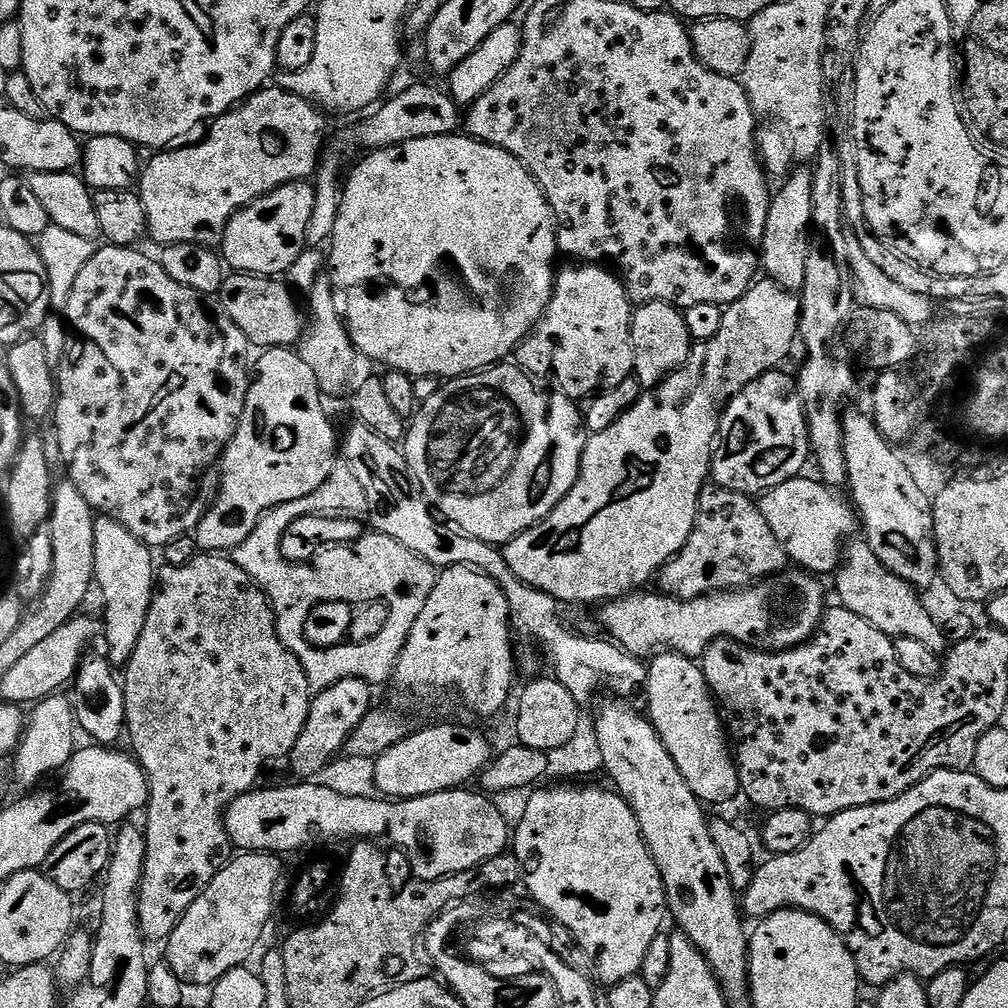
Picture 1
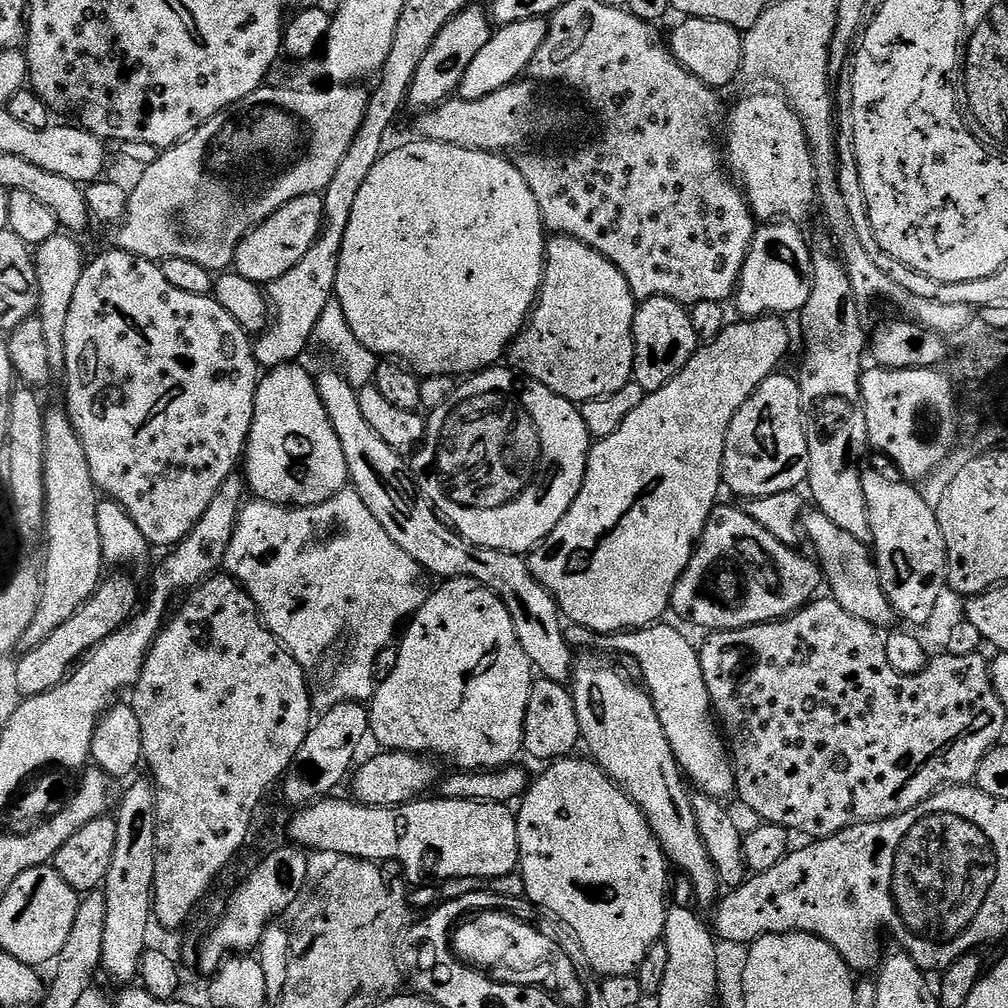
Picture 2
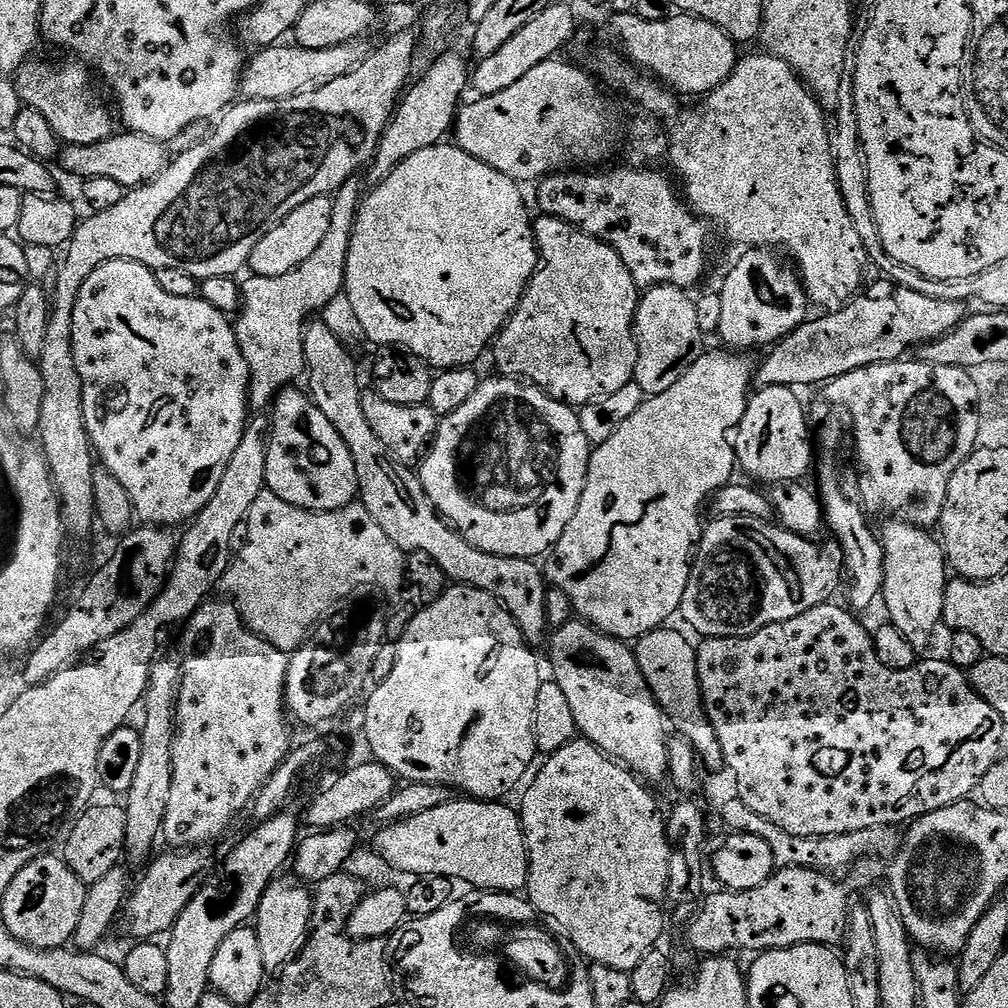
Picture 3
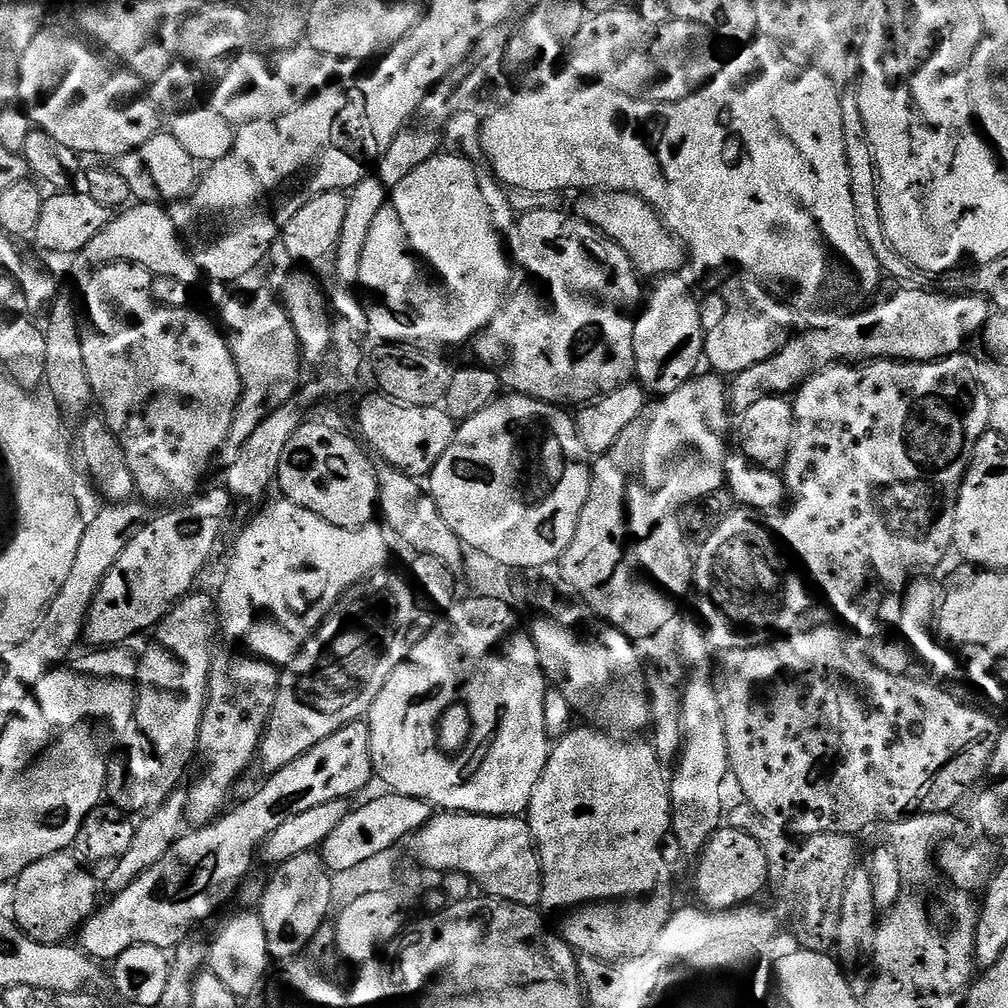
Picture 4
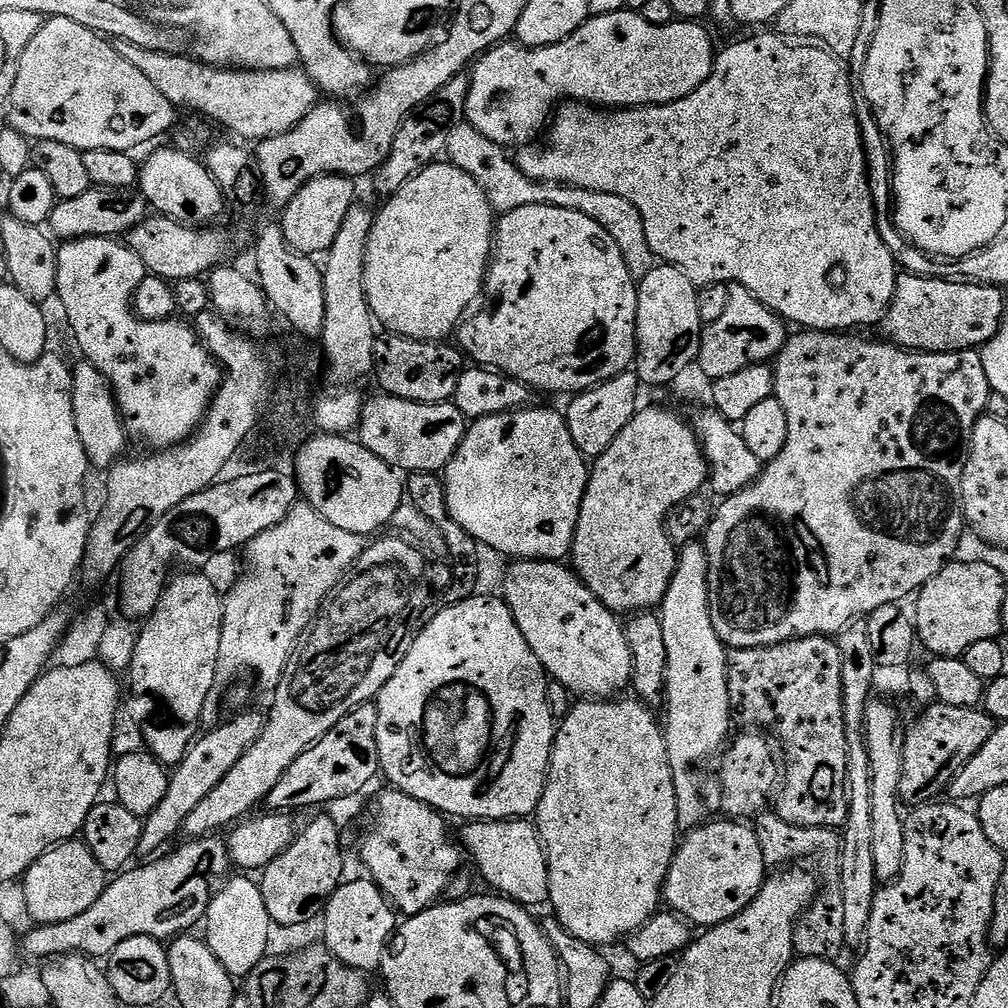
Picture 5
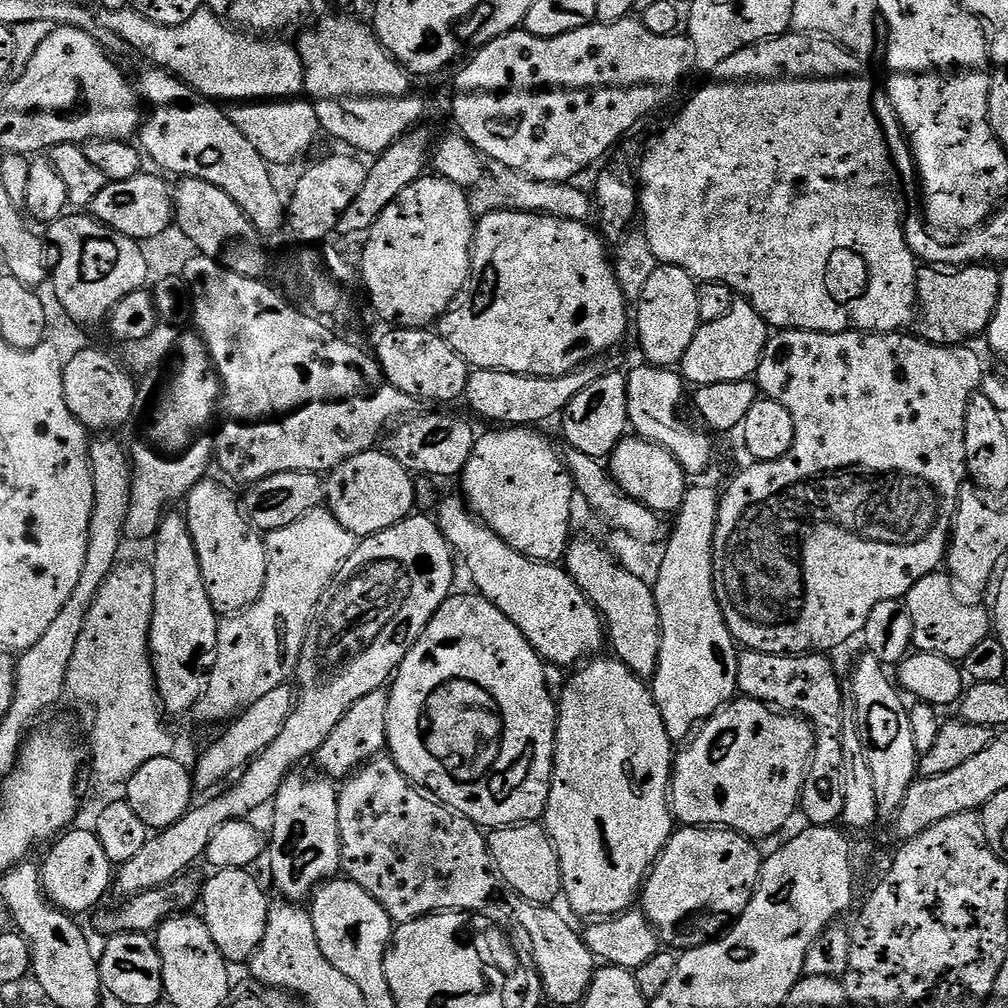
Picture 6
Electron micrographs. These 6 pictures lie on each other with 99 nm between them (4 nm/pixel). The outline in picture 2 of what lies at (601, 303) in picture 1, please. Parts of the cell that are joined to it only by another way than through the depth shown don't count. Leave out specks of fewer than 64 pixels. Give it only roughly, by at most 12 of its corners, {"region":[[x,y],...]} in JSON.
{"region":[[553,235],[506,356],[579,406],[632,379],[638,301]]}

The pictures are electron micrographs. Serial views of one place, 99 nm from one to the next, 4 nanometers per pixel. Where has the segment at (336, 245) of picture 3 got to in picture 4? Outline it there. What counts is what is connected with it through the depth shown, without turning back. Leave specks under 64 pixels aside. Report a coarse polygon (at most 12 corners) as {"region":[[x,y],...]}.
{"region":[[265,290],[218,308],[242,382],[224,466],[296,395],[298,334]]}

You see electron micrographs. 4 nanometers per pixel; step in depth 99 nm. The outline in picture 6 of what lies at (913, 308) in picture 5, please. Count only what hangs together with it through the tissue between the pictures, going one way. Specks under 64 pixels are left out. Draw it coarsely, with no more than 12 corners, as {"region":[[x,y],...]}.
{"region":[[1001,271],[916,273],[923,337],[958,346],[983,335]]}

